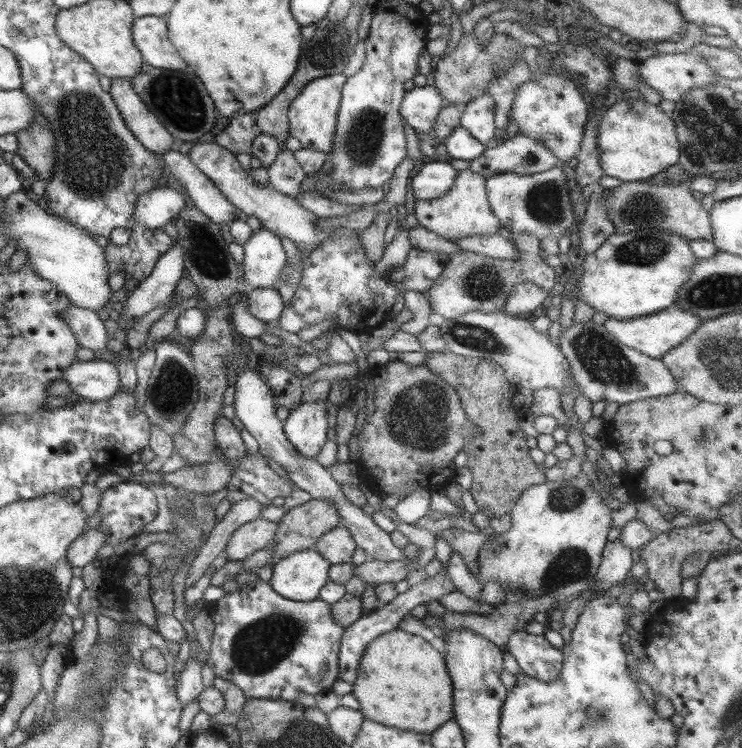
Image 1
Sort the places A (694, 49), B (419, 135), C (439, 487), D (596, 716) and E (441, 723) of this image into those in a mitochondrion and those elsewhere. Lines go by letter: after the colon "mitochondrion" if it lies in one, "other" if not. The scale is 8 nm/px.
A: other
B: other
C: other
D: mitochondrion
E: other

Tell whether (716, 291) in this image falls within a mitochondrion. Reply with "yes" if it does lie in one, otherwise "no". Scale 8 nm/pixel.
yes

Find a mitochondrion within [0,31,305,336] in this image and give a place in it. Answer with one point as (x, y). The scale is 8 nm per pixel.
(103, 163)

